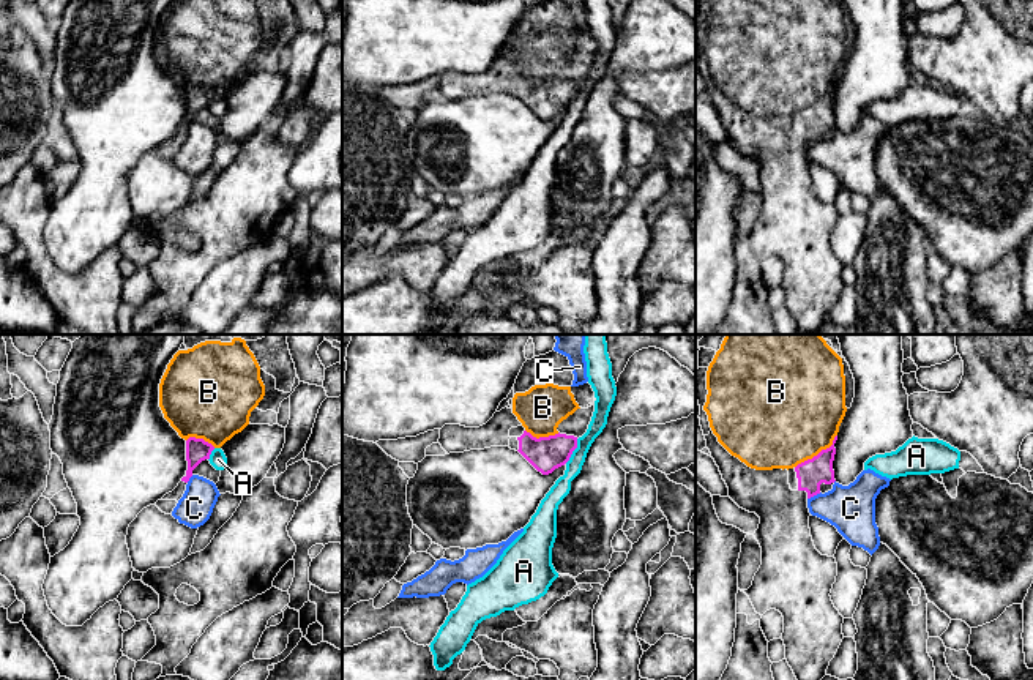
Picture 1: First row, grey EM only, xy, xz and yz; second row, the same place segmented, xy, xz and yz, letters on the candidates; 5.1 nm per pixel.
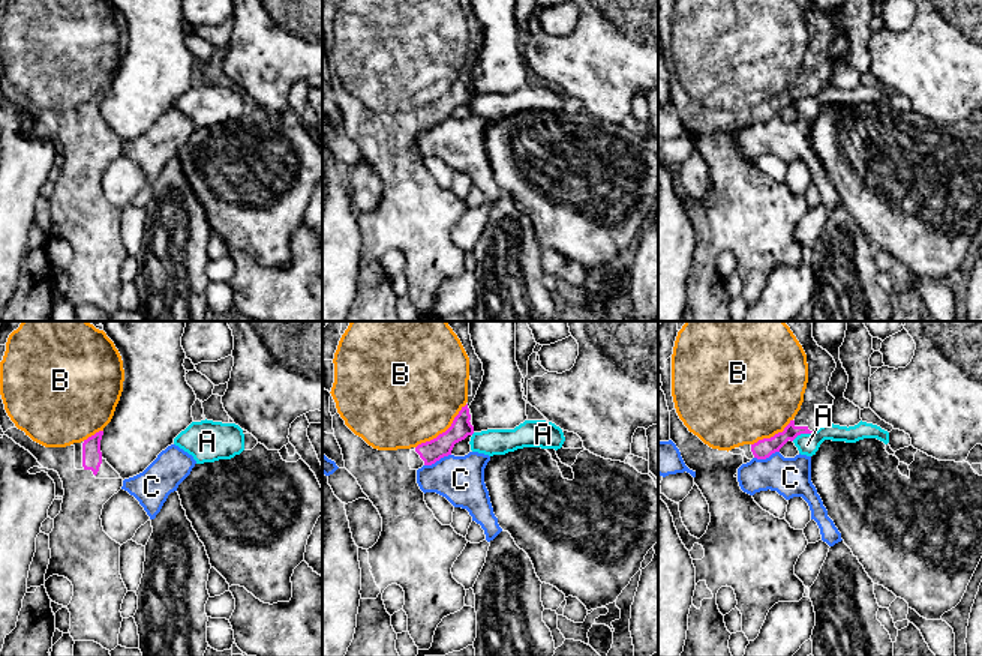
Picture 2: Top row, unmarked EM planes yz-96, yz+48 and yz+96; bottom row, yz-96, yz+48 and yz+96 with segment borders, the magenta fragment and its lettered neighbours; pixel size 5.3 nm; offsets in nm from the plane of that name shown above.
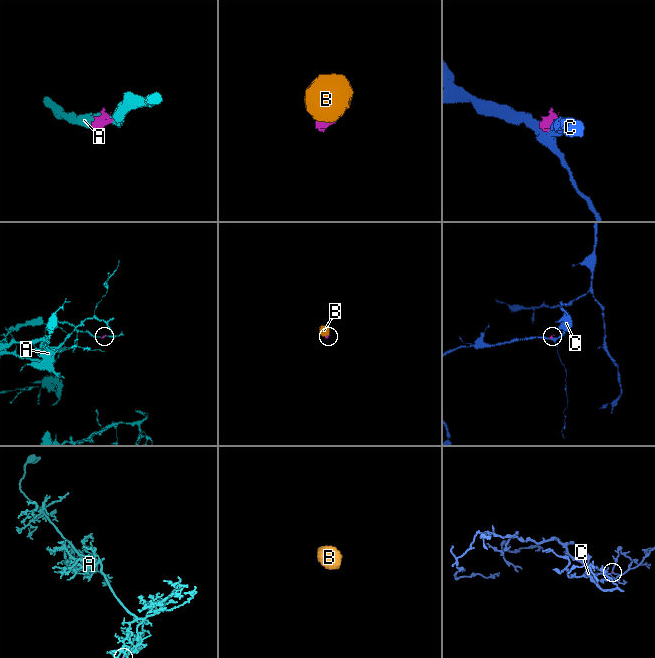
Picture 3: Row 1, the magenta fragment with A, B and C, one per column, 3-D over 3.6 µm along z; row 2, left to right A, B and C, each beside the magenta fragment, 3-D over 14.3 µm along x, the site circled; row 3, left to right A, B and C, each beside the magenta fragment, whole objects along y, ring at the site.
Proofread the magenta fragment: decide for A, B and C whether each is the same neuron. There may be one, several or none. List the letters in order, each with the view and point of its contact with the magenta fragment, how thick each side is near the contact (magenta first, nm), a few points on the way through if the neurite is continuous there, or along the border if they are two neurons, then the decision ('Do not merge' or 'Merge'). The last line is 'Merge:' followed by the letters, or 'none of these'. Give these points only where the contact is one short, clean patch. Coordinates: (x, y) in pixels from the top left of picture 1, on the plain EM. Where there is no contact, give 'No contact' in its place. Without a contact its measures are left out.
A: Touches magenta at xz (573, 97). Thickness 180 nm (magenta) against 90 nm. Boundary: xz (578, 85), (578, 93), (565, 109). Do not merge
B: Touches magenta at yz (819, 100). Thickness 150 nm (magenta) against 500 nm. Merge
C: Touches magenta at yz (814, 141). Thickness 150 nm (magenta) against 240 nm. Boundary: yz (820, 139), (808, 145). Do not merge
Merge: B

